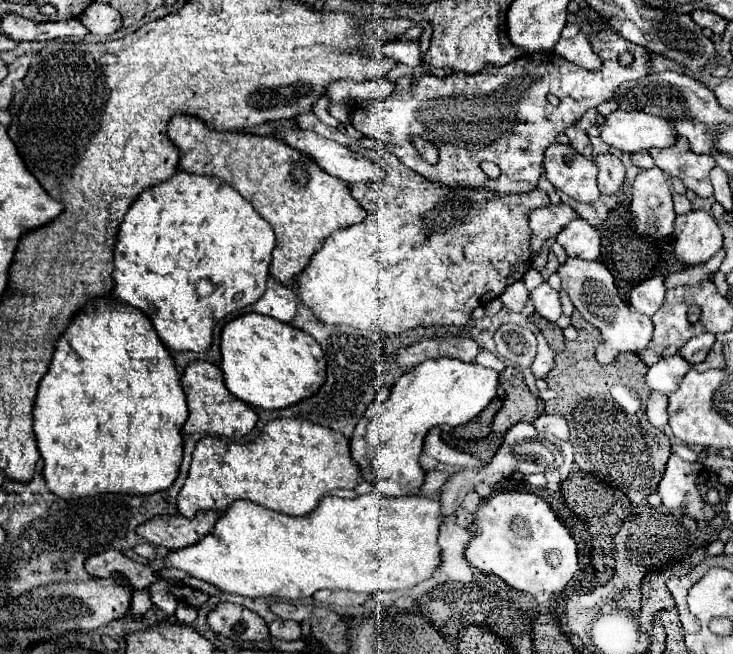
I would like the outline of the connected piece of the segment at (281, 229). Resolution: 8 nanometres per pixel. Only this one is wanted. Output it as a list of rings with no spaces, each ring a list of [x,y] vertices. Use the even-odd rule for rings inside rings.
[[[178,114],[168,122],[168,136],[180,150],[180,168],[218,176],[246,196],[276,232],[270,276],[292,286],[294,278],[320,250],[324,238],[342,226],[358,224],[366,212],[350,196],[348,184],[322,170],[308,154],[276,140],[274,134],[248,134],[210,128],[194,114]]]

